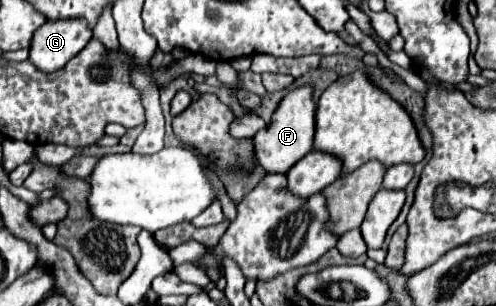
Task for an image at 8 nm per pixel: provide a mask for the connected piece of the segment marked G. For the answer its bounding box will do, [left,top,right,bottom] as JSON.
[29,17,93,73]

